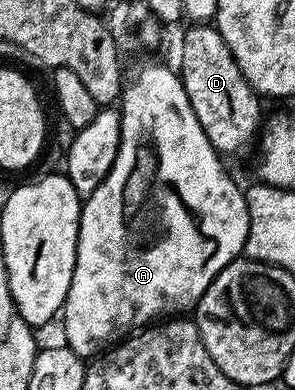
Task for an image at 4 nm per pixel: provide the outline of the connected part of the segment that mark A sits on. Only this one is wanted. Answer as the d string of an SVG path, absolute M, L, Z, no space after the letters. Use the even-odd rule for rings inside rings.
M142 65L134 78L125 82L120 98L120 112L122 126L120 127L119 151L112 163L107 177L90 197L82 202L82 214L78 224L78 246L76 247L76 267L72 271L72 287L68 287L66 303L62 306L60 322L66 332L65 344L77 357L94 359L103 351L111 348L115 343L123 340L127 335L157 322L159 319L170 319L175 315L186 313L197 306L199 299L208 291L208 287L216 279L220 270L235 260L245 250L250 220L246 206L246 194L232 178L226 174L222 166L223 158L212 147L208 135L204 135L204 127L200 127L200 119L196 119L196 111L192 111L192 103L188 103L186 89L182 85L181 76L174 73L166 65Z

